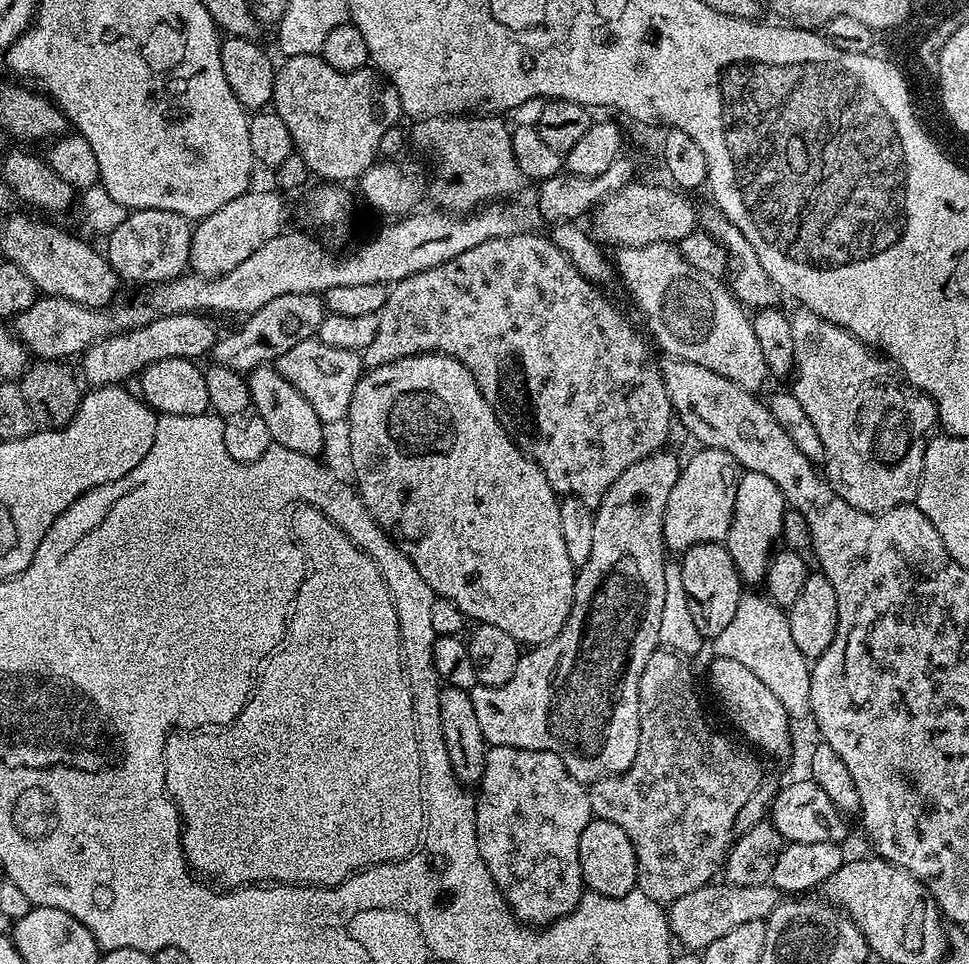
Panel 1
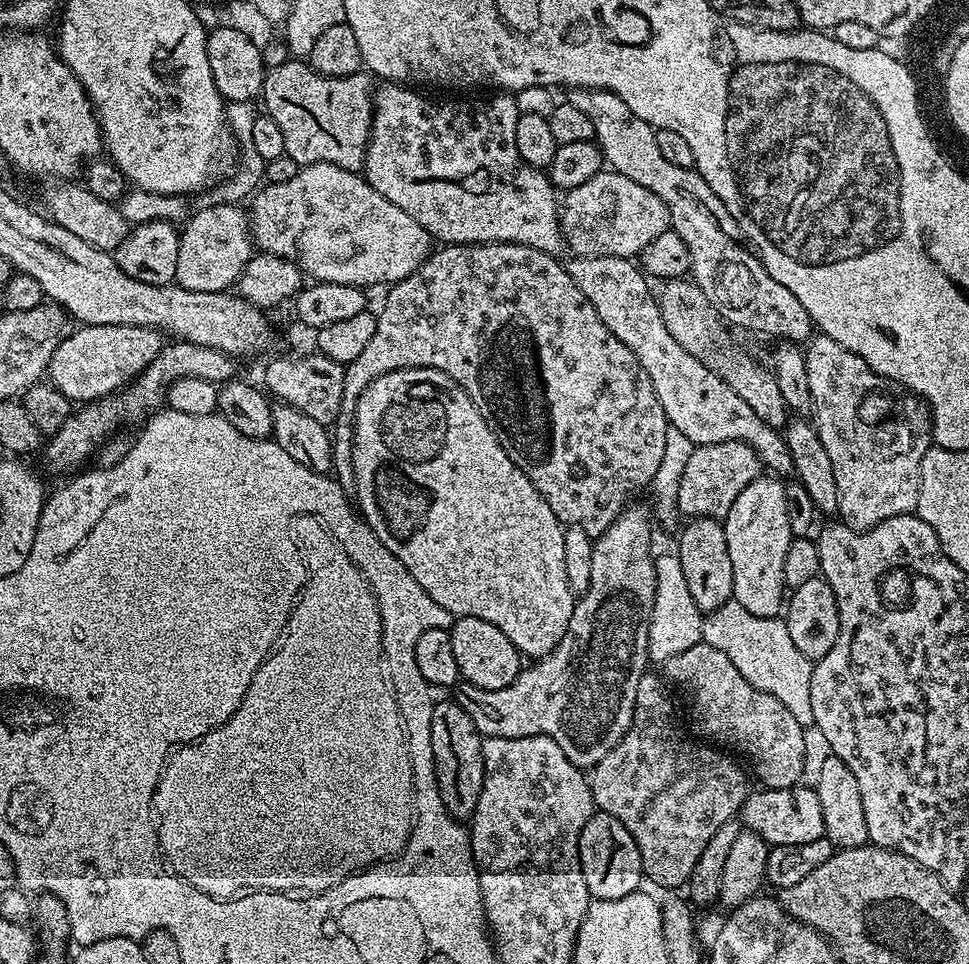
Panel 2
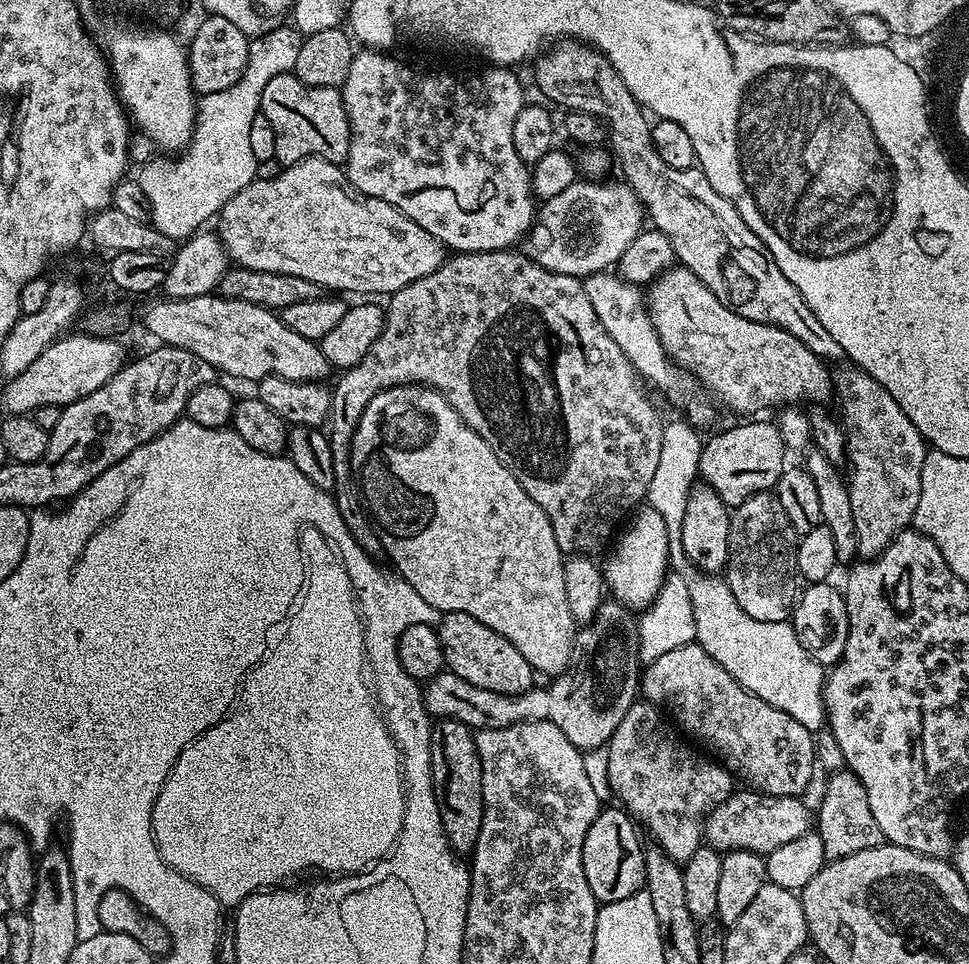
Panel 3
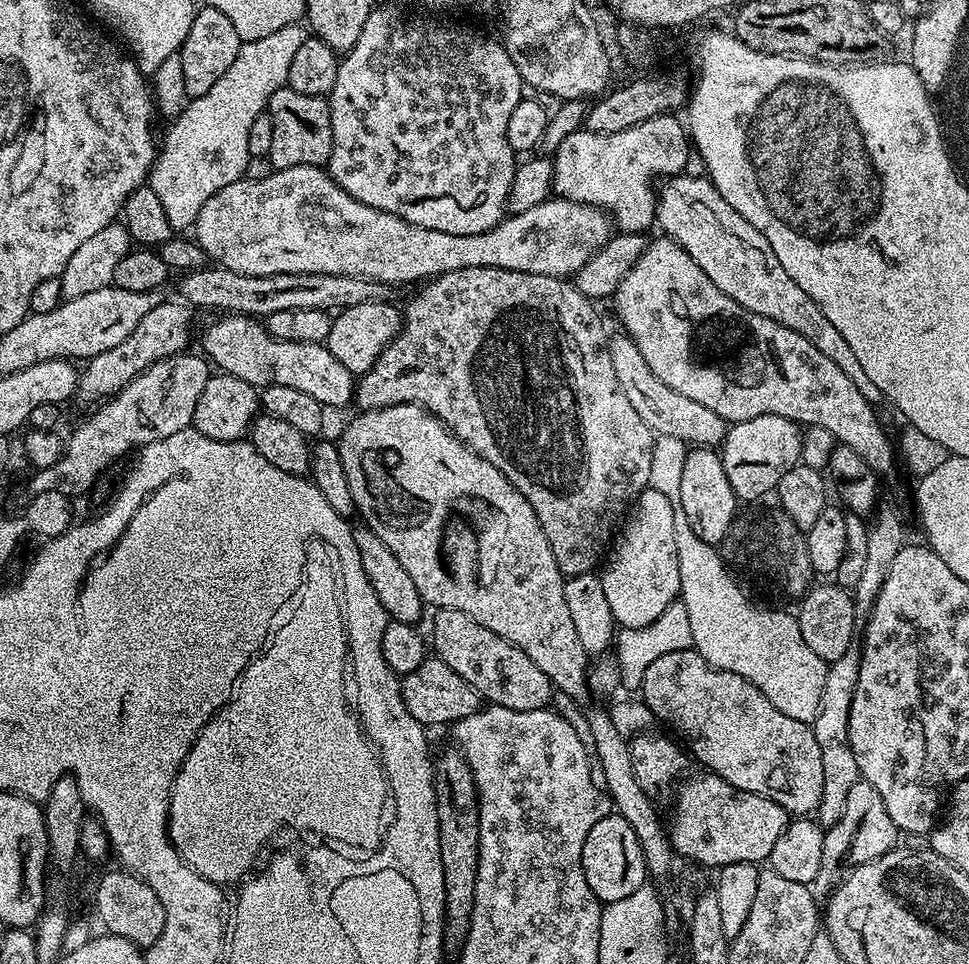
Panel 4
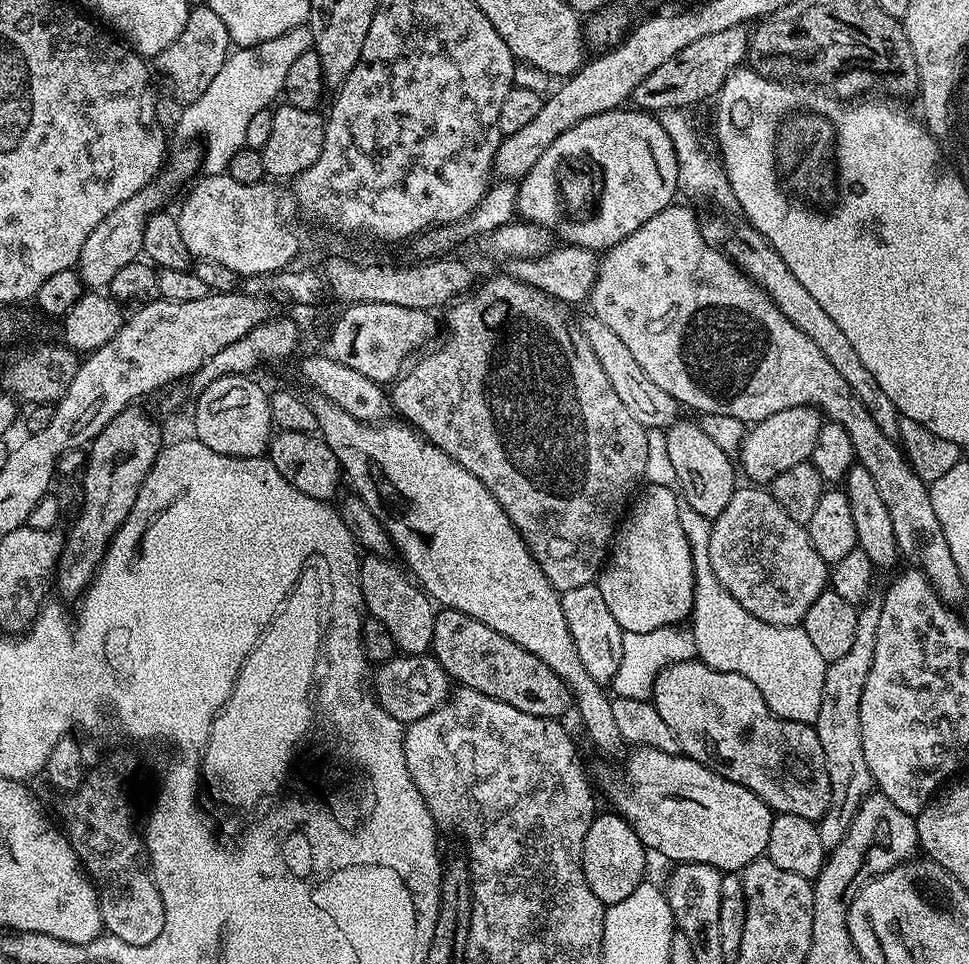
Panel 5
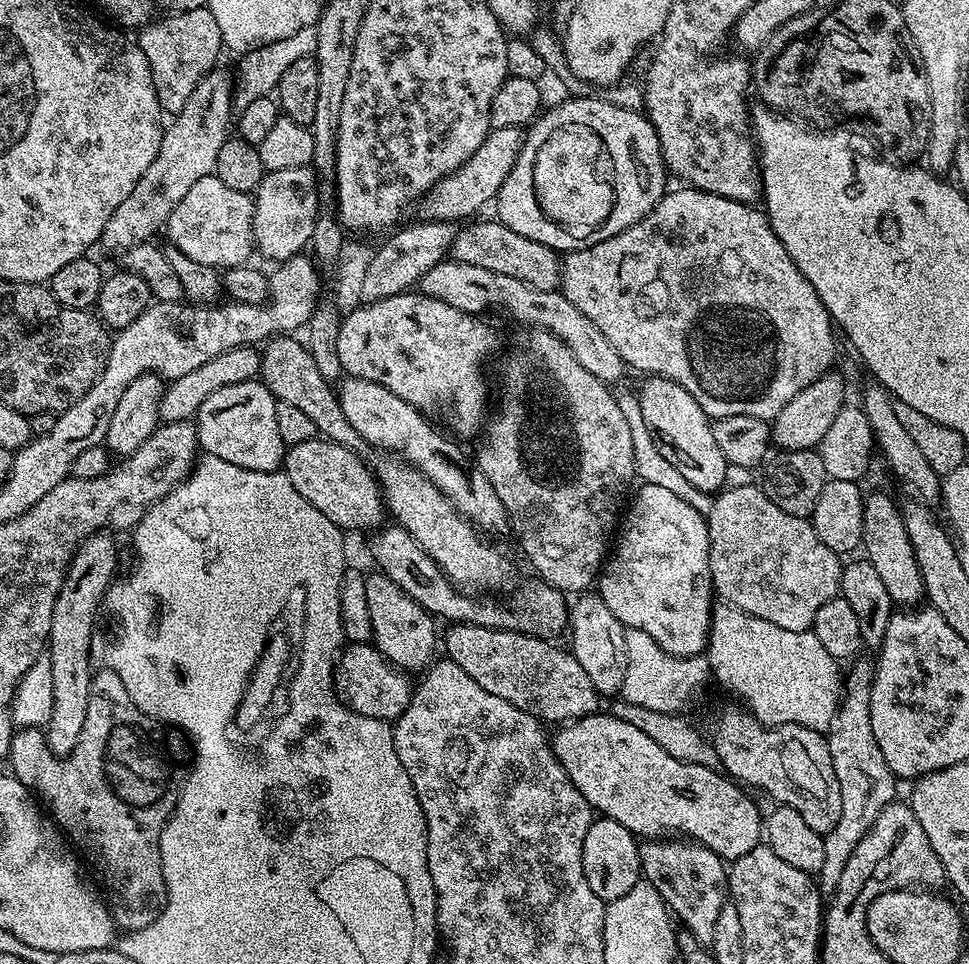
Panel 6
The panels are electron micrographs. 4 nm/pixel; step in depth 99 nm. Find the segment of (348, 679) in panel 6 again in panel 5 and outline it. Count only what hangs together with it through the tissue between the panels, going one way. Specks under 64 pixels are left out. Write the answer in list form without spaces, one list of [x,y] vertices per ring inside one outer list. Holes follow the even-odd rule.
[[[397,654],[392,659],[384,661],[374,672],[376,701],[405,726],[413,724],[418,718],[426,718],[426,714],[438,710],[438,706],[448,701],[453,688],[453,681],[446,674],[446,670],[431,654],[423,656]]]

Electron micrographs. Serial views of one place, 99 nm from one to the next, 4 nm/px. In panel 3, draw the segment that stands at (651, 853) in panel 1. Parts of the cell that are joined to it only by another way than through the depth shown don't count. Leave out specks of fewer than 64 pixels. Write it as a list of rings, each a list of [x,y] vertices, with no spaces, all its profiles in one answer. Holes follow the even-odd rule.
[[[647,702],[634,703],[626,710],[626,718],[618,722],[618,730],[606,745],[608,784],[621,800],[617,801],[633,821],[648,827],[655,847],[677,862],[688,860],[700,848],[708,813],[734,791],[733,773],[711,755],[695,750],[700,751],[669,723],[661,709]]]

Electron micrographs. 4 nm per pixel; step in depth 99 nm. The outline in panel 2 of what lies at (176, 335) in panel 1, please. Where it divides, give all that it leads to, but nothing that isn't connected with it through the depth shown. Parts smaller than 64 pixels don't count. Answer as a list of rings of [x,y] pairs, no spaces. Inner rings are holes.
[[[86,324],[77,329],[77,332],[76,329],[69,331],[58,350],[54,350],[54,358],[50,358],[46,373],[51,384],[73,402],[95,402],[119,393],[143,374],[166,345],[165,337],[154,328]]]

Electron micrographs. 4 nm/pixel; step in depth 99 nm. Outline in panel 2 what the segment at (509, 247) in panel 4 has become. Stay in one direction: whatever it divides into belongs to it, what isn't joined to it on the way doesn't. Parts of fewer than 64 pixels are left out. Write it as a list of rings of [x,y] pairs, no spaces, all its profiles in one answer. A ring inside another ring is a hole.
[[[326,162],[305,164],[299,174],[290,178],[290,182],[265,183],[251,197],[251,204],[253,245],[261,253],[291,260],[305,277],[312,276],[308,278],[316,282],[342,282],[365,290],[371,289],[371,284],[391,286],[414,274],[430,252],[430,237],[421,224],[414,222],[406,210],[382,198],[382,194],[378,194],[378,190],[374,190],[363,175],[342,170],[342,166]],[[602,170],[590,182],[582,182],[582,186],[567,189],[562,207],[559,209],[560,227],[559,231],[564,234],[564,242],[567,251],[576,258],[587,258],[589,256],[623,256],[625,258],[639,257],[640,252],[654,238],[658,238],[663,232],[669,231],[670,221],[668,218],[668,207],[646,186],[638,186],[626,174],[611,170]]]

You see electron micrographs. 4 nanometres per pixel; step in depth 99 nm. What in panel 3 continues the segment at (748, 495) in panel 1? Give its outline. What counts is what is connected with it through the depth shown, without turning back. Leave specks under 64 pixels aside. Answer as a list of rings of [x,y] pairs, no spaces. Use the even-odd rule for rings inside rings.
[[[759,492],[731,511],[728,563],[724,579],[734,600],[742,610],[758,622],[786,622],[798,595],[795,553],[798,534],[790,526],[786,512],[776,494]]]

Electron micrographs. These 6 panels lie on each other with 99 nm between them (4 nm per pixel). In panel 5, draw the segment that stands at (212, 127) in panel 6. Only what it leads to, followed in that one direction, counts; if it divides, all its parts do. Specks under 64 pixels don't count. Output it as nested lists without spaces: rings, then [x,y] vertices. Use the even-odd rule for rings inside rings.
[[[196,146],[180,147],[184,148],[178,149],[173,156],[171,153],[167,157],[166,167],[162,172],[164,184],[150,183],[142,190],[138,190],[138,194],[134,194],[134,198],[126,198],[126,202],[122,202],[122,206],[115,208],[111,214],[106,214],[106,218],[102,218],[102,222],[98,222],[98,226],[94,226],[90,238],[86,238],[86,243],[82,245],[78,271],[82,282],[89,289],[107,289],[108,283],[114,278],[114,274],[118,274],[118,270],[122,270],[122,266],[141,259],[142,230],[146,230],[146,222],[152,217],[152,213],[161,211],[167,205],[164,203],[167,202],[172,188],[186,183],[196,171],[198,173],[201,171],[201,149]]]

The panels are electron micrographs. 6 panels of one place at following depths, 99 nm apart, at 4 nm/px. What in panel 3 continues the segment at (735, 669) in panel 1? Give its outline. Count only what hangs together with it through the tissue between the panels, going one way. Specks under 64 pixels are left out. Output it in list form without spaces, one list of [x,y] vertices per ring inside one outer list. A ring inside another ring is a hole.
[[[693,642],[678,646],[678,650],[662,654],[662,658],[654,658],[654,662],[650,662],[642,672],[642,696],[647,703],[667,713],[685,737],[691,738],[697,745],[705,744],[700,746],[707,749],[729,772],[739,779],[741,776],[749,780],[755,791],[771,796],[805,795],[804,791],[812,780],[812,771],[818,768],[814,733],[806,730],[802,722],[790,718],[790,714],[750,694],[733,676],[726,674],[726,670],[722,670],[722,666],[718,666],[718,662],[714,662],[714,658],[710,658],[700,644]]]

